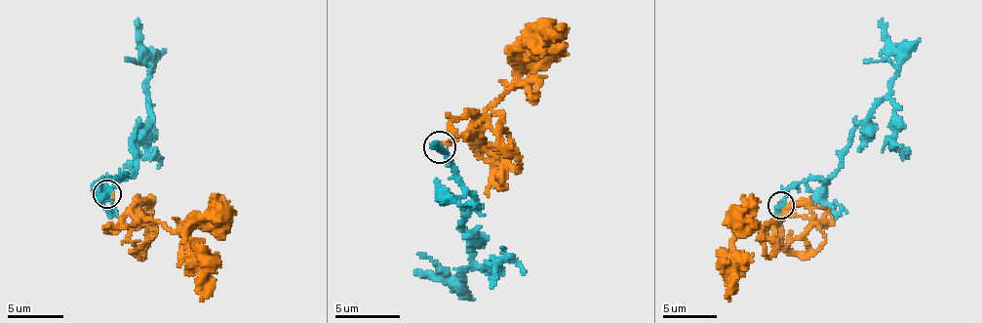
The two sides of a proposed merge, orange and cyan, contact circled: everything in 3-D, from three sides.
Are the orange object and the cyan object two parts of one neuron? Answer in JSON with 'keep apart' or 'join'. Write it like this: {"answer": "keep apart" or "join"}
{"answer": "keep apart"}

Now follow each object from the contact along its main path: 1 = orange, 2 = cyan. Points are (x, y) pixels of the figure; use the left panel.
1: (106, 191), (121, 217), (143, 216), (174, 230), (189, 221), (185, 237), (189, 262), (207, 290), (200, 301)
2: (106, 194), (136, 168), (133, 133), (150, 119), (151, 57), (137, 19)

